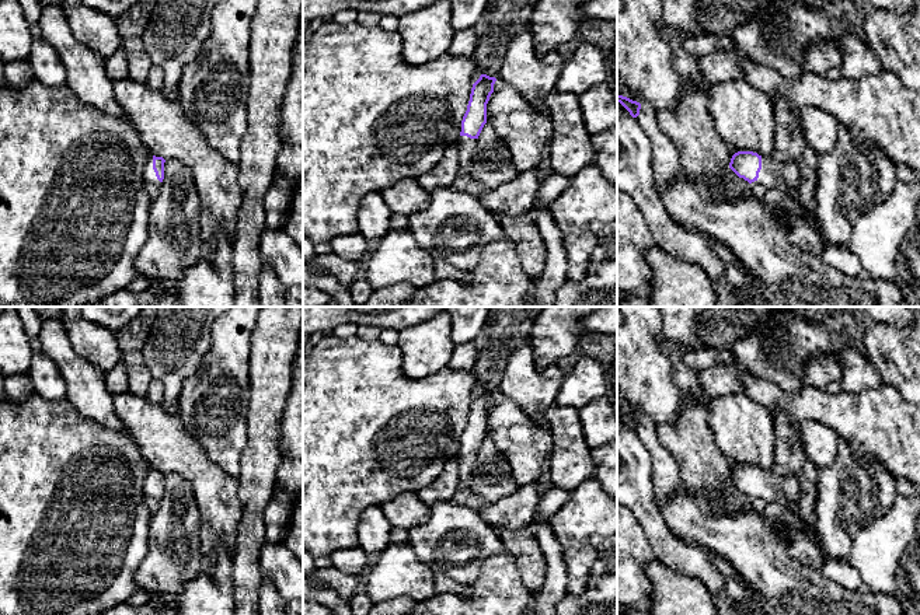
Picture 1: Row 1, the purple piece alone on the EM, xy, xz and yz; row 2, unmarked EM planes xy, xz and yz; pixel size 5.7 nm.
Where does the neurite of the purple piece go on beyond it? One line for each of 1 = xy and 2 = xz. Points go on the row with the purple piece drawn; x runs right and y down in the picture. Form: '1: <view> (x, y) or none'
1: xy (149, 175)
2: xz (466, 144)

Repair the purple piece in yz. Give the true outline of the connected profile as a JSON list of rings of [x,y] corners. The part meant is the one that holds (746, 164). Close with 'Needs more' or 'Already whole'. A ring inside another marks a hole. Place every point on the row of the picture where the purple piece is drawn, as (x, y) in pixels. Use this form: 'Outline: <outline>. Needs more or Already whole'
Outline: [[[738,151],[732,156],[729,168],[748,181],[755,189],[799,189],[802,175],[798,164],[783,164],[771,158],[771,156],[759,156],[753,151]]]. Needs more

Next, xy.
Outline: [[[149,156],[143,179],[151,191],[156,191],[164,179],[164,163],[163,157]]]. Needs more

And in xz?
Outline: [[[481,74],[473,84],[467,111],[461,120],[461,132],[457,140],[460,167],[463,174],[471,171],[471,153],[474,144],[487,123],[487,104],[494,92],[496,78]]]. Needs more

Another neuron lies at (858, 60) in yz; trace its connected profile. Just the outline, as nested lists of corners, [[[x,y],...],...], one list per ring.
[[[843,31],[837,35],[841,53],[841,77],[861,80],[882,71],[877,55],[870,49],[865,39],[854,31]]]

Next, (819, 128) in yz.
[[[804,106],[799,108],[799,113],[808,147],[818,156],[829,153],[836,144],[839,122],[819,108]]]

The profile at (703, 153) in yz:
[[[704,90],[686,94],[677,108],[658,111],[656,122],[673,141],[682,171],[694,184],[708,178],[712,186],[724,188],[728,199],[746,198],[757,192],[729,168],[732,156],[740,150],[718,134]]]

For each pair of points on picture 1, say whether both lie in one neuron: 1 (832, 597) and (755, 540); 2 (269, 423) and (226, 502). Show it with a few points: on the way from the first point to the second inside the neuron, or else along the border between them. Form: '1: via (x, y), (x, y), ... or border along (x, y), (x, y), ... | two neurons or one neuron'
1: via (812, 597), (774, 559) | one neuron
2: border along (236, 477), (237, 499), (243, 513) | two neurons

